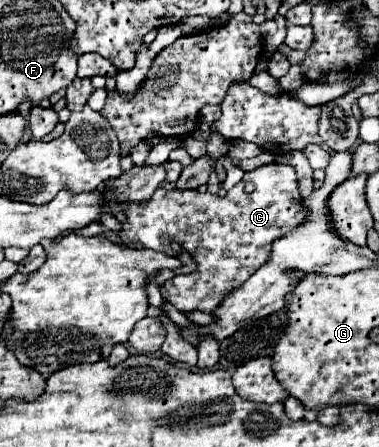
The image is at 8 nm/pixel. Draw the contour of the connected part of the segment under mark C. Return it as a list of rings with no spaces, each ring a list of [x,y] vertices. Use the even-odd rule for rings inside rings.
[[[271,163],[257,167],[255,171],[245,173],[243,181],[237,183],[231,191],[227,191],[225,197],[211,195],[211,193],[201,193],[197,189],[187,189],[187,191],[177,191],[177,189],[163,189],[159,187],[153,197],[147,203],[129,203],[125,211],[125,223],[121,225],[121,231],[117,233],[121,243],[133,245],[141,243],[143,247],[157,249],[157,251],[167,251],[171,241],[177,241],[179,247],[183,247],[187,253],[195,257],[197,271],[189,275],[175,275],[171,281],[161,285],[163,299],[177,307],[181,313],[189,315],[193,311],[203,311],[203,313],[215,313],[219,303],[237,287],[241,287],[267,259],[271,257],[271,247],[273,241],[287,235],[299,223],[305,219],[305,209],[301,205],[299,189],[297,189],[297,175],[291,165],[283,163]],[[251,181],[255,185],[253,193],[247,193],[243,187],[245,183]]]

